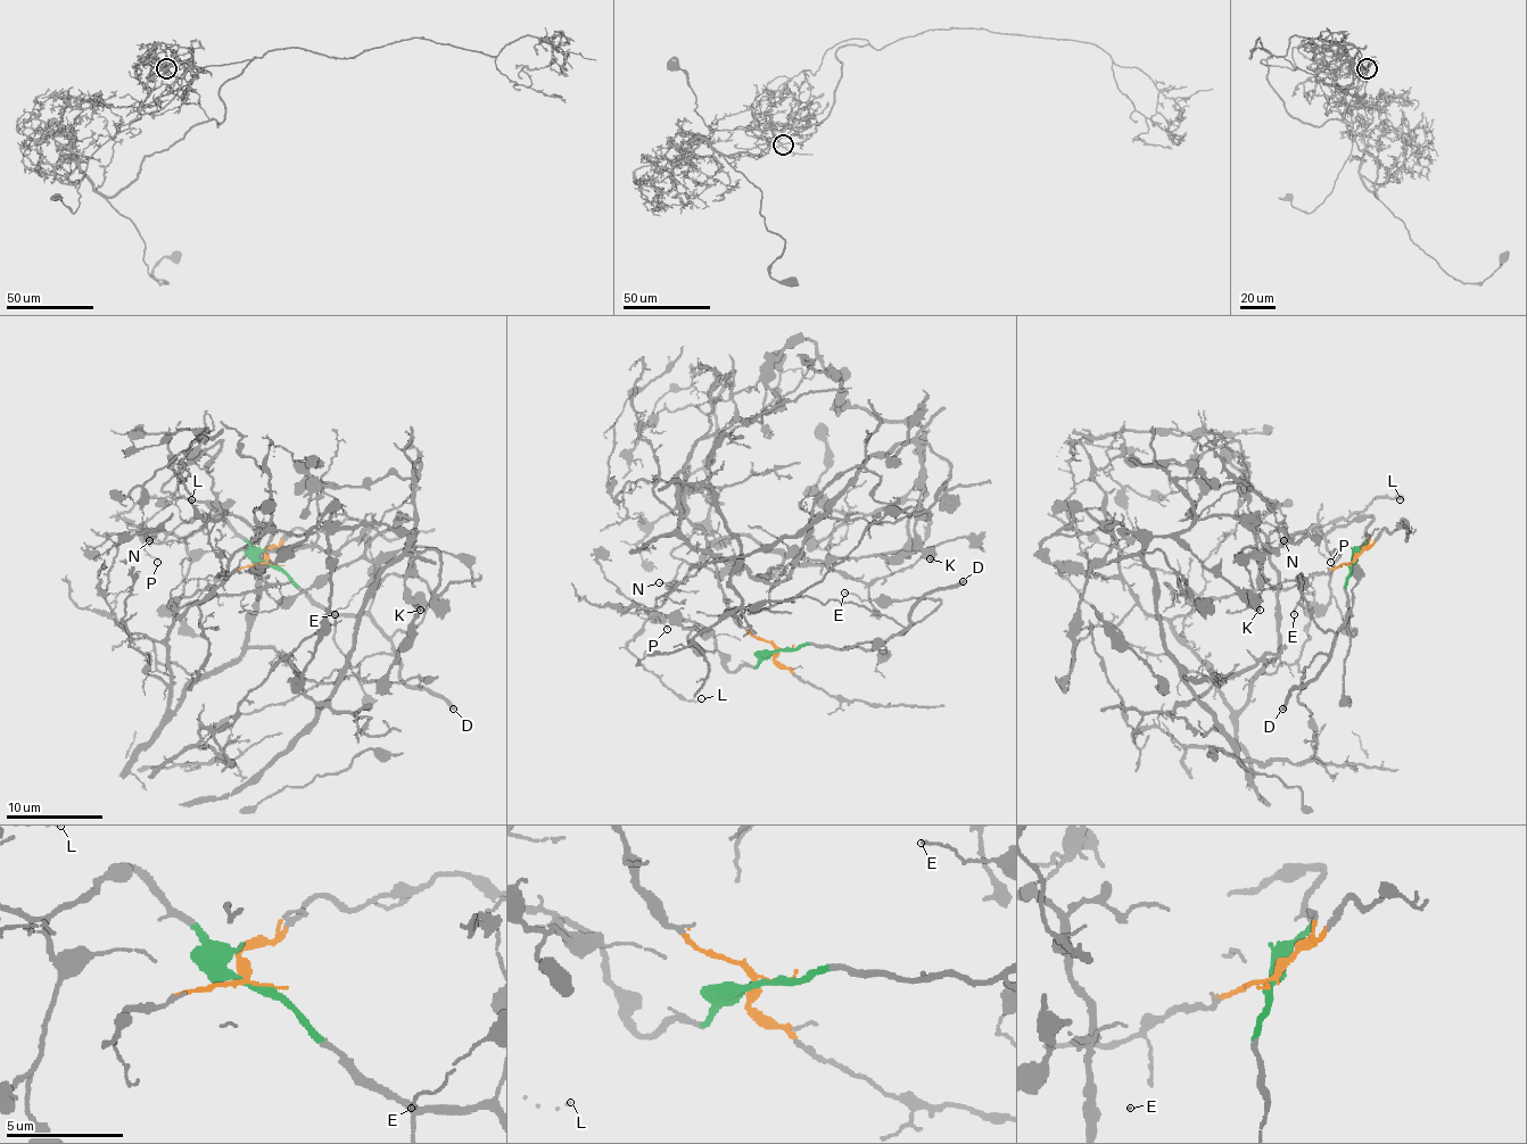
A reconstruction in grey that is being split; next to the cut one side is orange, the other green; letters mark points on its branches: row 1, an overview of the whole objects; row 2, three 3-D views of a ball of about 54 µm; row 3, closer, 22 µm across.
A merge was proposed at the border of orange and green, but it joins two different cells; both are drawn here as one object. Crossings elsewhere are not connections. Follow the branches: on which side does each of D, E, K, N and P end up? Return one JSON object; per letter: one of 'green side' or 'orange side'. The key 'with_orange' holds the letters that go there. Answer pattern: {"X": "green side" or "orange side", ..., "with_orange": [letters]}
{"D": "green side", "E": "green side", "K": "orange side", "N": "orange side", "P": "green side", "with_orange": ["K", "N"]}

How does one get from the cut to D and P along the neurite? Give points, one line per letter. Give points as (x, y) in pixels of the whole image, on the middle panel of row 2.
D: (778, 651), (826, 645), (875, 651), (908, 626), (908, 614), (927, 595), (964, 580)
P: (778, 651), (754, 666), (740, 664), (733, 672), (728, 669), (709, 631), (692, 621), (653, 616), (668, 629)

